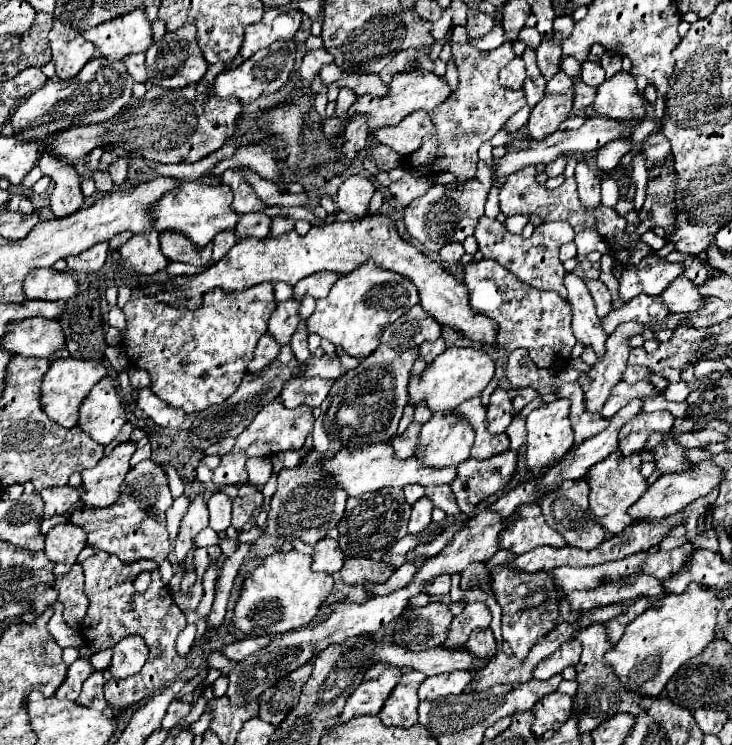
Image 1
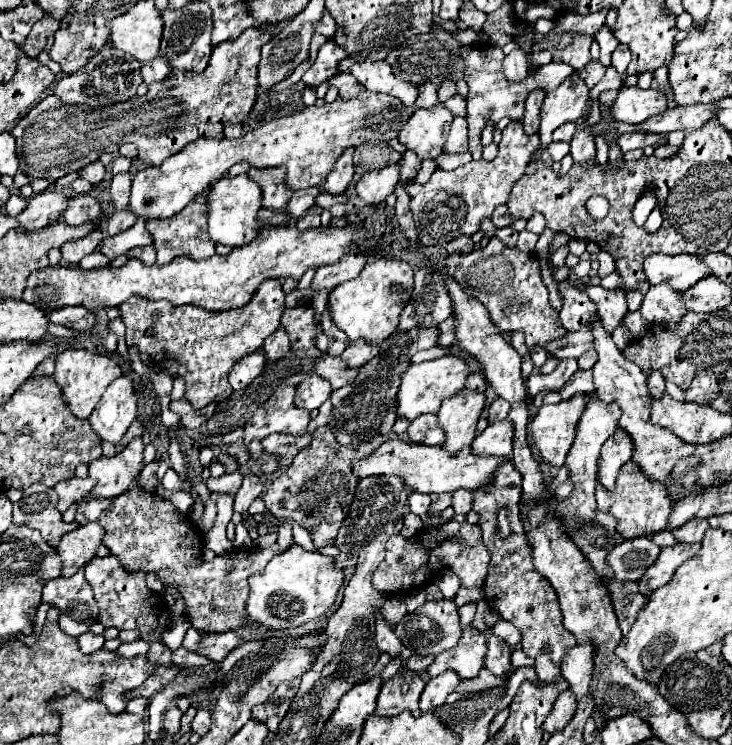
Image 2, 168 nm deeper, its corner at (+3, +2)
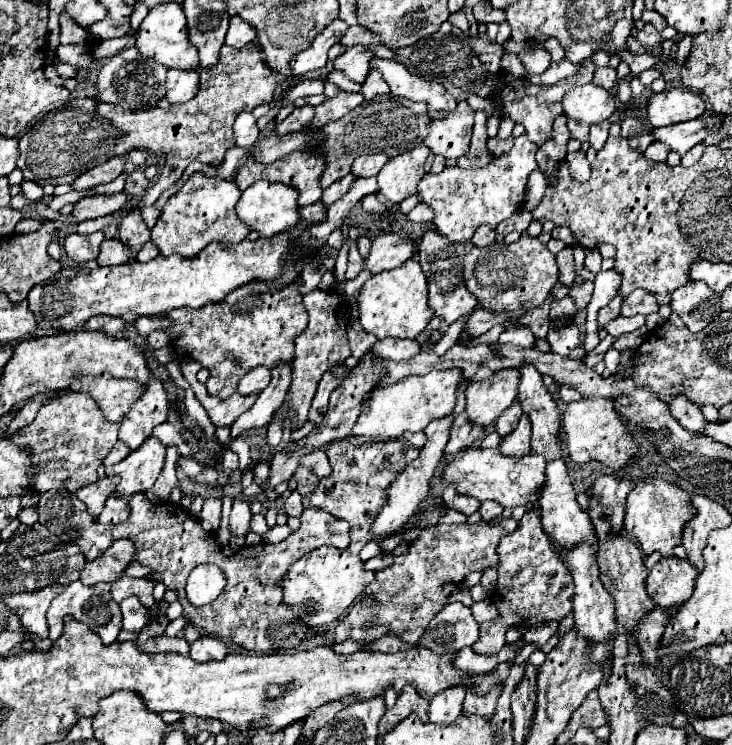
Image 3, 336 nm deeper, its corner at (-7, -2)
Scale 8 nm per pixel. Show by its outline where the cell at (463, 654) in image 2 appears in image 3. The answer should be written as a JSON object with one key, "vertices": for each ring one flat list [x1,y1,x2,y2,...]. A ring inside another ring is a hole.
{"vertices":[[528,510,522,516,522,520,518,522,518,530,506,534,500,540,498,556,498,580,490,594,492,604,498,608,498,618,494,622,480,624,480,638,472,646,472,650,480,656,496,656,502,650,502,646,506,644,504,634,508,626,540,626,552,620,562,620,572,612,574,584,570,578,570,570,548,542,540,524,540,516,534,510]]}

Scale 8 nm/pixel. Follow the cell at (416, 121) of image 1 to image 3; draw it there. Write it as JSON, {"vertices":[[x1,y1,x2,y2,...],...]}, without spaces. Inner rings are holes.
{"vertices":[[458,102,456,110,446,114,446,118,430,122,424,144,432,150,432,154,442,154,444,158,460,158,468,152,472,126,474,110,466,102]]}

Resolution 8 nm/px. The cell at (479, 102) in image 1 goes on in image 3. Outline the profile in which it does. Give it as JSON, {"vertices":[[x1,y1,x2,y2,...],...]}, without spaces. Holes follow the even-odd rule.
{"vertices":[[502,70,496,82,498,82,496,88,490,92,490,98,494,100,494,114,500,118,512,118,514,122,520,122,526,128,526,136,534,144,542,144,550,138,552,120,562,112,560,100,572,86,576,86,576,76,560,80,558,84,552,84,552,86,534,86,530,84,528,78,512,76,510,72]]}

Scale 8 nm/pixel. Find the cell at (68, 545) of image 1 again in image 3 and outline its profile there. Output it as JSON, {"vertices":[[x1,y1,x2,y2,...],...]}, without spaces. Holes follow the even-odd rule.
{"vertices":[[126,538,114,540,102,556,84,564,80,572,80,582,86,586,98,582,114,582,130,562,134,562,134,544]]}

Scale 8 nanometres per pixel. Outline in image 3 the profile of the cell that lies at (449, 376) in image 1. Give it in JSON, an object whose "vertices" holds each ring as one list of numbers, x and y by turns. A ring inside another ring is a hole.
{"vertices":[[458,368,450,370,432,370,426,376,408,376,388,388,380,388,370,396,370,410,360,414,358,422,354,424,352,434,368,436,368,438,400,438,404,432,422,432,428,422,446,418,452,414,456,406,458,386,464,380,464,372]]}

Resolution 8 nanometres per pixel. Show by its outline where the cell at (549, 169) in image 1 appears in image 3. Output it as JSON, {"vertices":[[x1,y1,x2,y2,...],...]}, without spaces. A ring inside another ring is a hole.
{"vertices":[[580,150,578,152,570,152,566,156,566,164,570,168,570,176,572,176,574,182,580,182,580,184,588,182,588,178,590,178,590,164,588,164,584,152,580,152]]}

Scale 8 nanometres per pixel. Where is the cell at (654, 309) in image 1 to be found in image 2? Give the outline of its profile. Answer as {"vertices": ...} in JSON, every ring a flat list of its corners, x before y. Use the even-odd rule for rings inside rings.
{"vertices":[[658,284,648,290,644,302,640,306,640,314,650,324,664,322,680,322,686,314,686,304,682,300,682,292,674,290,670,284]]}

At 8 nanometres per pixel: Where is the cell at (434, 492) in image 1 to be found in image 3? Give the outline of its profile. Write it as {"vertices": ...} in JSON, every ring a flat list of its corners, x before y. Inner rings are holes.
{"vertices":[[490,500,482,502,480,510,478,510,478,514,482,516,482,520,492,520,492,518,500,516,500,512,502,512,502,506,498,502,490,502]]}

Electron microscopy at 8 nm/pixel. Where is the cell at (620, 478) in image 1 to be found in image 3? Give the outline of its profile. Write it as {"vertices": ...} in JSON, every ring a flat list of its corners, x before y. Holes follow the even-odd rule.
{"vertices":[[642,478,628,494,624,530,636,538,636,544,644,554,658,550,662,556,670,556,672,548,682,542,682,528,692,514,694,510,690,506,690,498,682,488,664,478]]}

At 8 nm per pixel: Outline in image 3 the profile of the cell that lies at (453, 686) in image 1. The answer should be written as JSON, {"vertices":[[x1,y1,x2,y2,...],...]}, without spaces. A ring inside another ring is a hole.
{"vertices":[[456,686,454,690,442,690,442,694,436,694,430,700,430,722,434,724,448,724,454,722,462,714,462,700,468,690,462,690,462,686]]}

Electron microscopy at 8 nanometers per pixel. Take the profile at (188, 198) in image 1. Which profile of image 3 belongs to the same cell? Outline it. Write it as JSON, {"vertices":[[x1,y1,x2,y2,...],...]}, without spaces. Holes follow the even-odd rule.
{"vertices":[[258,180,242,192,242,196,236,204,236,214,250,230,258,232,262,238,272,238,274,234,292,230,300,222,296,196,298,196,298,192,290,186,272,184,268,180]]}

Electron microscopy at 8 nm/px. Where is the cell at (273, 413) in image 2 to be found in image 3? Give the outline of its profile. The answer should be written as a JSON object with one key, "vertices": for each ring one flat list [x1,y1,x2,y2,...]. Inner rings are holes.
{"vertices":[[316,288,304,296,304,306,306,306,306,312,310,314,310,322,308,322,306,330,294,340,296,346,294,346,294,360,292,360,292,382,290,382,290,388,286,392,282,406,274,412,274,418,278,418,282,422,284,430,296,430,294,422,292,422,294,416,296,416,296,426,298,428,304,426,304,422,308,420,308,408,314,398,318,380,332,364,344,362,350,356,348,336,346,336,348,316,346,316,342,298,332,290]]}

